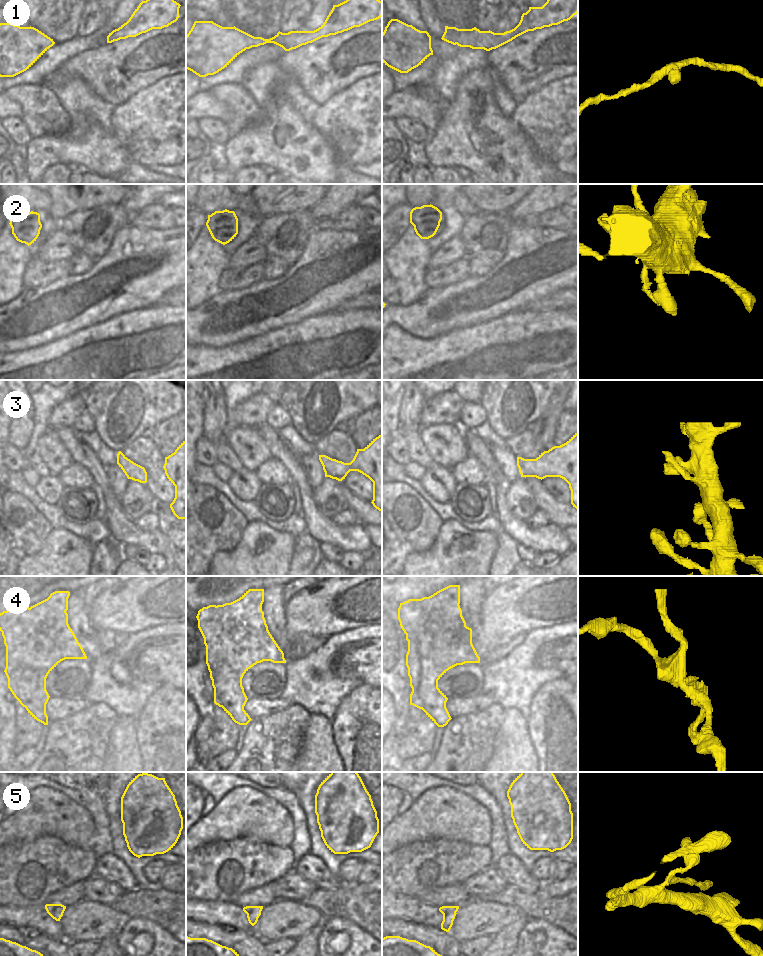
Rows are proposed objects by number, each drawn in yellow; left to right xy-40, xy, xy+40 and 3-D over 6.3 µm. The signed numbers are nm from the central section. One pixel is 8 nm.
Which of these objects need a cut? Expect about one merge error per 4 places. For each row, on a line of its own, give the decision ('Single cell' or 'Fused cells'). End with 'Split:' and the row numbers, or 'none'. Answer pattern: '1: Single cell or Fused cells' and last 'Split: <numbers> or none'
1: Single cell
2: Single cell
3: Single cell
4: Fused cells
5: Fused cells
Split: 4, 5.

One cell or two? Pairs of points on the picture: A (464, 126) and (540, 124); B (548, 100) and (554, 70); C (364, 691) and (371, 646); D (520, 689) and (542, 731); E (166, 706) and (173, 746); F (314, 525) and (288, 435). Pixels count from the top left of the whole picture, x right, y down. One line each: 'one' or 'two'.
A: two
B: two
C: two
D: two
E: one
F: two

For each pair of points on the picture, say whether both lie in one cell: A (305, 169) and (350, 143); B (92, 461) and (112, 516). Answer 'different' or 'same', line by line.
A: different
B: same

